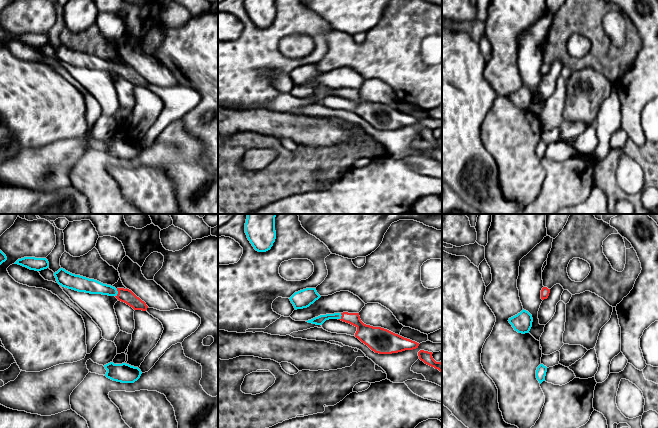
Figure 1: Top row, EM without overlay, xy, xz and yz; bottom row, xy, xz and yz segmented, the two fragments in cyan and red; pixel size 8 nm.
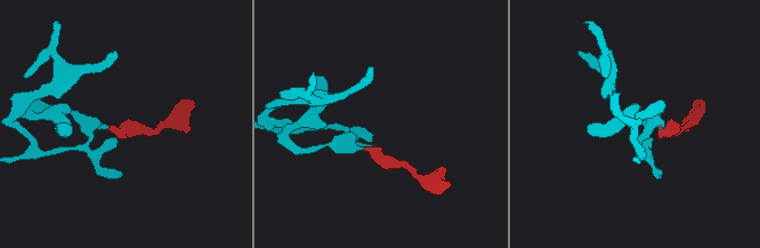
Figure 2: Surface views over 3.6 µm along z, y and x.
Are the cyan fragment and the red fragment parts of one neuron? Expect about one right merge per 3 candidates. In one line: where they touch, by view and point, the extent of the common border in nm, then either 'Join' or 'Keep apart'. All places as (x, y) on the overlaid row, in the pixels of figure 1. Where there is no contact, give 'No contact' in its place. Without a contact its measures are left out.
Touches cyan at xy (117, 293). Shared border 70 nm. Join

